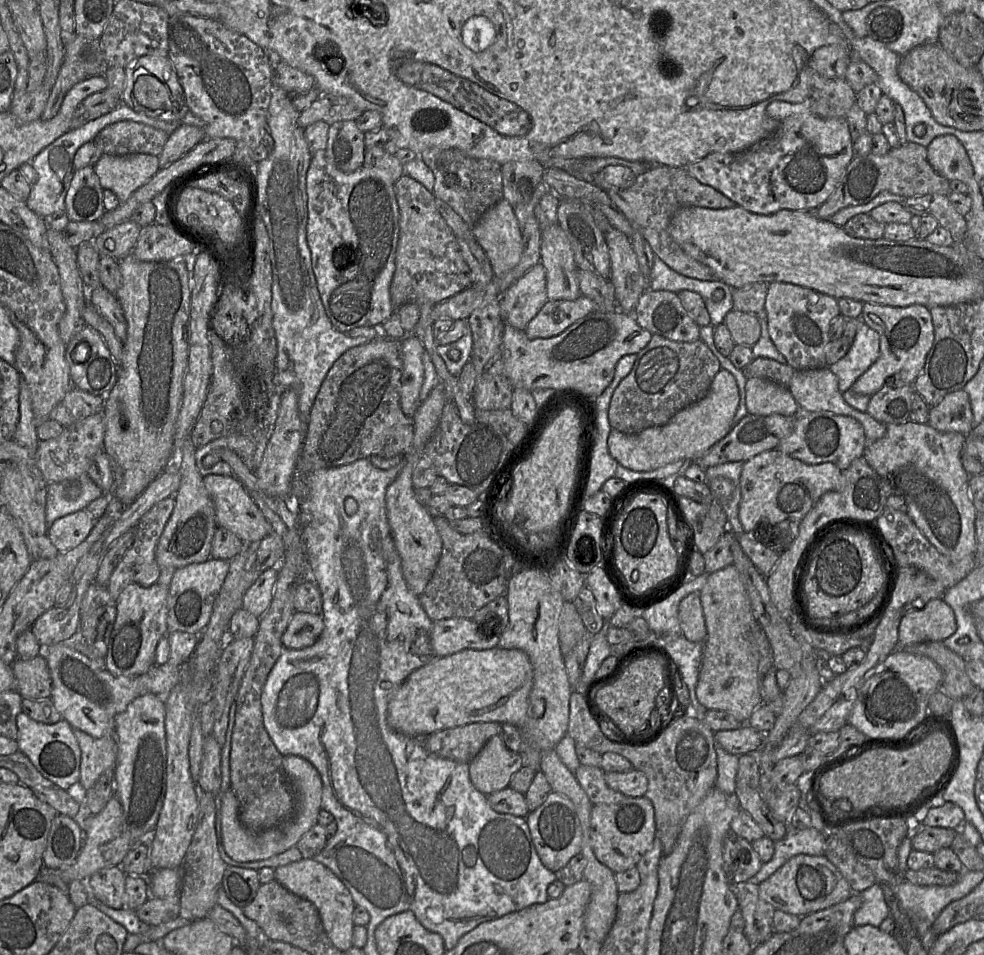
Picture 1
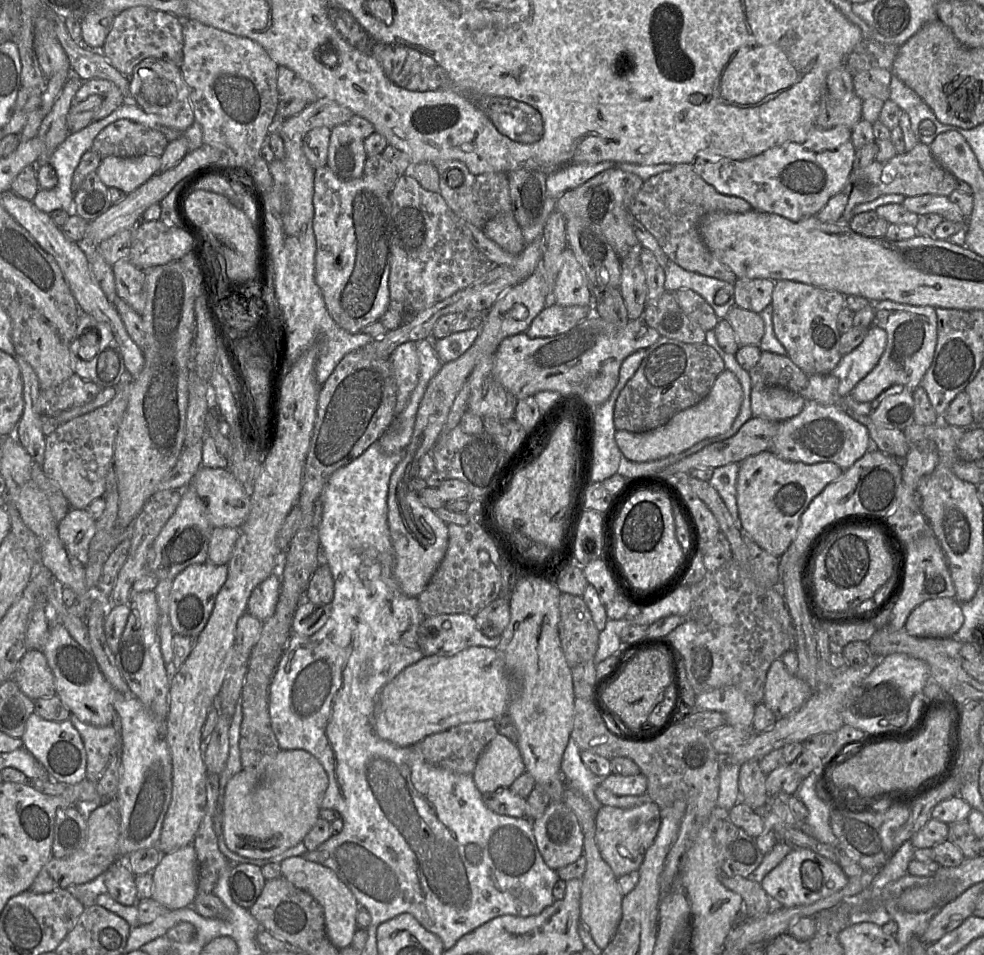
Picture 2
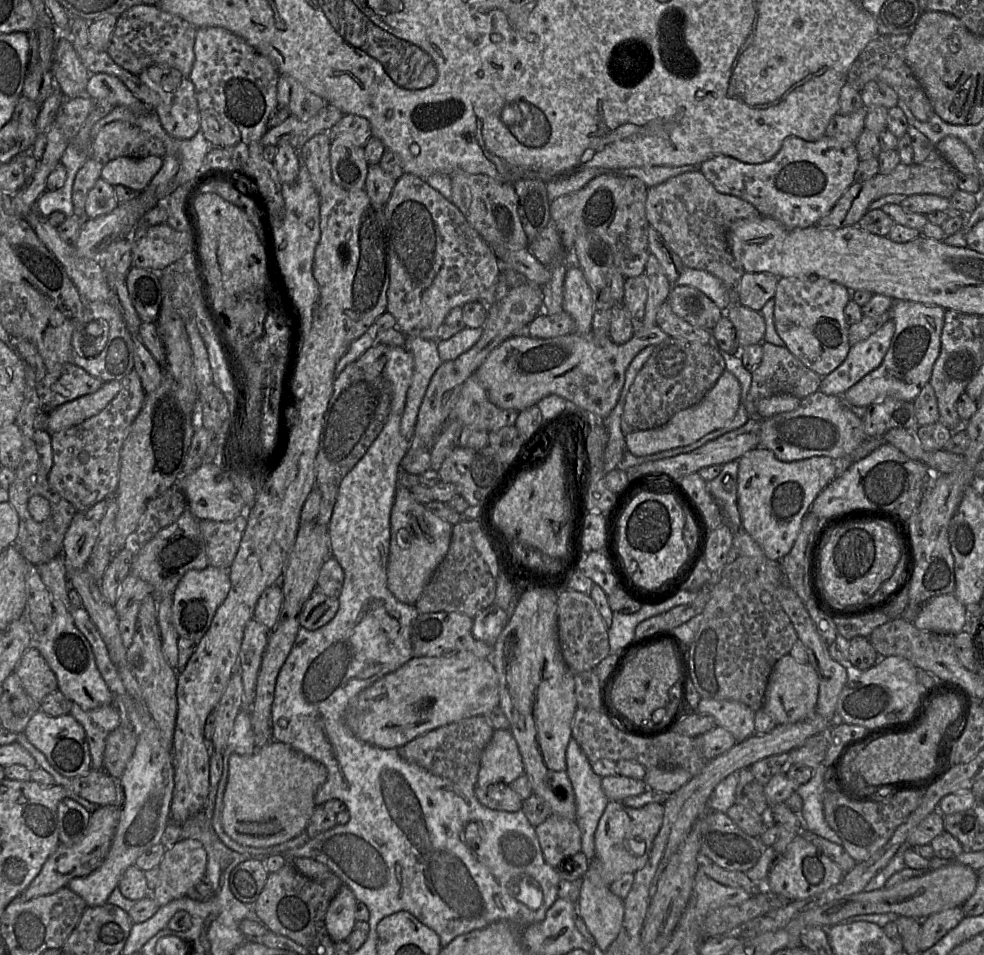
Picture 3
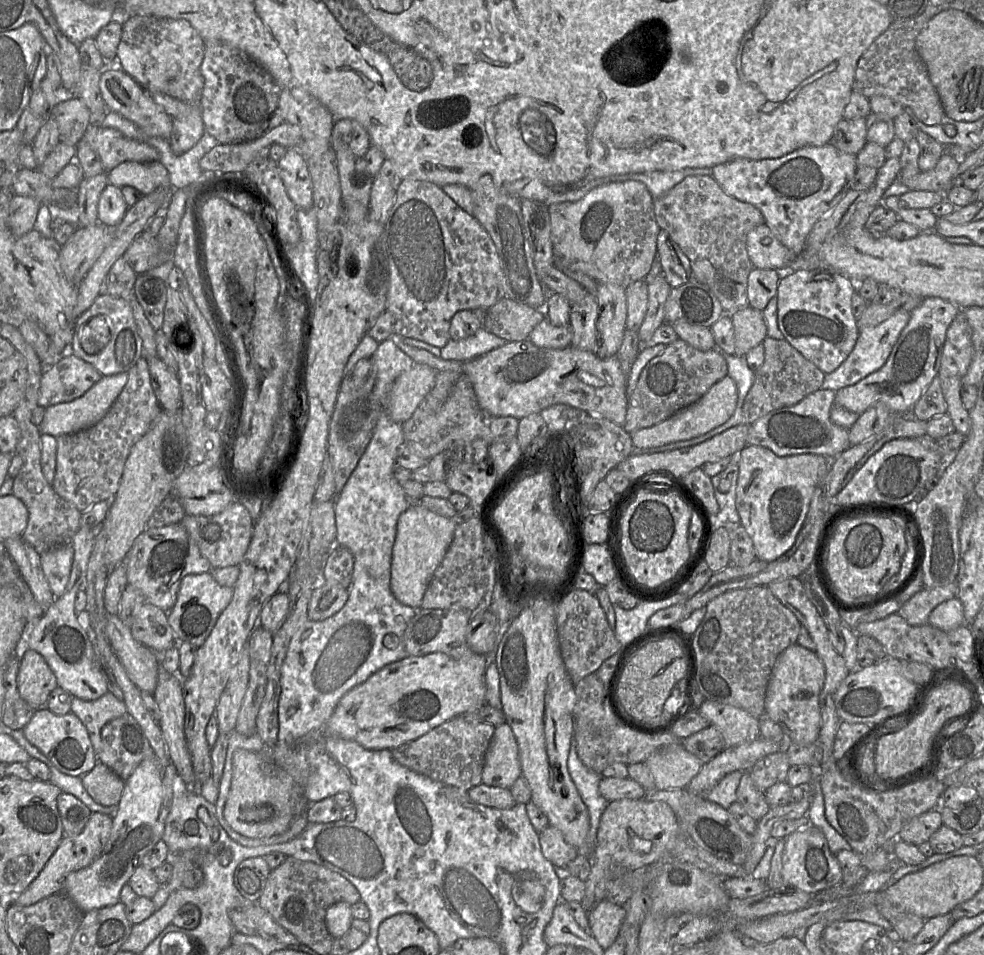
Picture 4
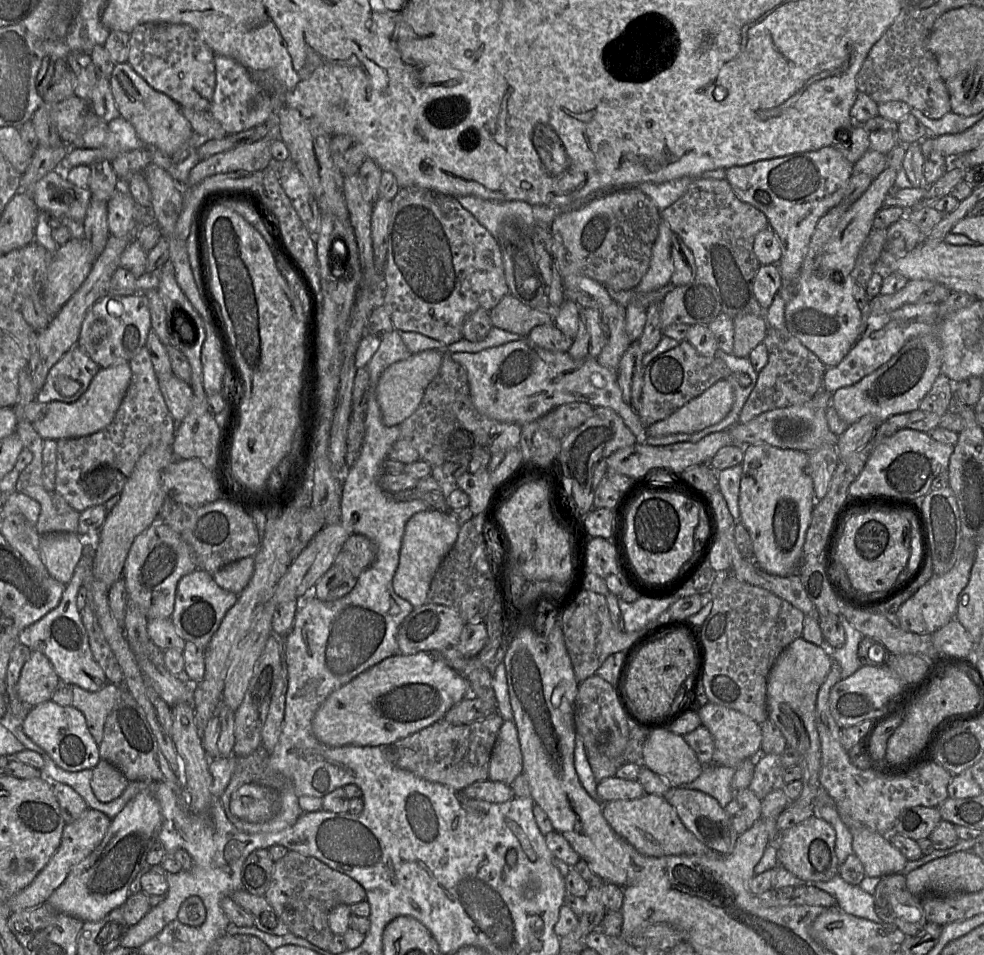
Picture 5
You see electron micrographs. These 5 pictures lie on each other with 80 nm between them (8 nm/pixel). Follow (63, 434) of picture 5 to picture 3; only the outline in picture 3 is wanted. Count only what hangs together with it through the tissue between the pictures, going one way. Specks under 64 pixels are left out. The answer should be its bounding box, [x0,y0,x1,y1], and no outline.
[46,380,121,434]

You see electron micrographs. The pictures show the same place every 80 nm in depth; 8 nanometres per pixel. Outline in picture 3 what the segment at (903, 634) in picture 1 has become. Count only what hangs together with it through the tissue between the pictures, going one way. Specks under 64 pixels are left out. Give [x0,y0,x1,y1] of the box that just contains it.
[913,594,965,636]

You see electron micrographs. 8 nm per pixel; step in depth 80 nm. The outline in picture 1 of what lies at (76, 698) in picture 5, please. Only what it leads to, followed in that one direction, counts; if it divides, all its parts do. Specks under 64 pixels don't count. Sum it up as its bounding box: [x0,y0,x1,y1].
[73,730,117,791]

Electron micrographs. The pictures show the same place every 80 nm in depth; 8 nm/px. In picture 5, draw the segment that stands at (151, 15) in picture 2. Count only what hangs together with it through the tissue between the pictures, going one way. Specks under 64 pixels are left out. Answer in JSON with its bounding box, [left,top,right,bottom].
[127,22,215,111]

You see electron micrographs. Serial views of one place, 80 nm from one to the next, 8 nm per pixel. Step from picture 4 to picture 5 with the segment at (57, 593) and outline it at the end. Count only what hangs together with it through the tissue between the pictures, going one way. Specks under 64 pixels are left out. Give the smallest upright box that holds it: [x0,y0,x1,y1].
[39,533,84,585]

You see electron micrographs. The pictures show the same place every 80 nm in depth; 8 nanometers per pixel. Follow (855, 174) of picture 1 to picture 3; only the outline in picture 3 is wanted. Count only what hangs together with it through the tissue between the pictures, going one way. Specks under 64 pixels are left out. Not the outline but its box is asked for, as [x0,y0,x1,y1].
[817,150,959,229]

